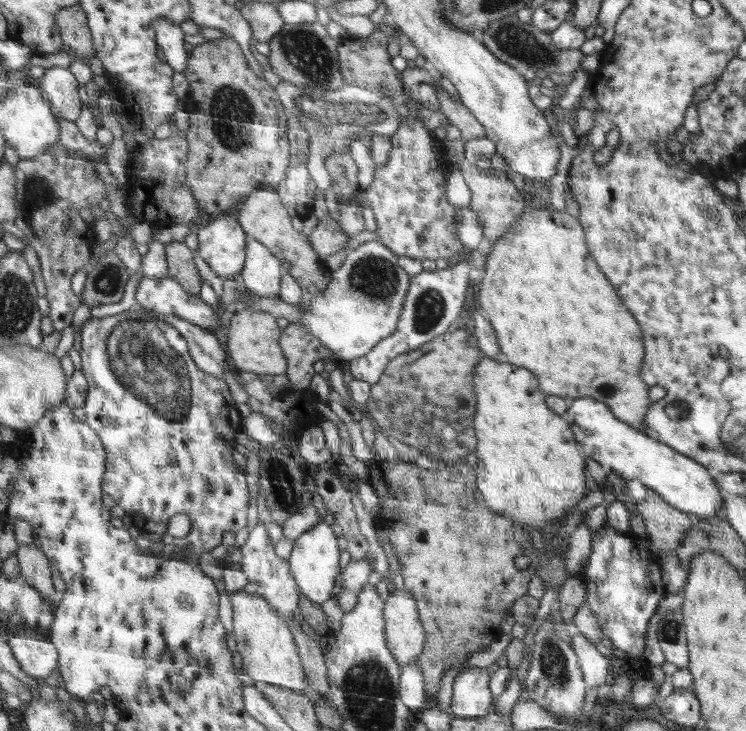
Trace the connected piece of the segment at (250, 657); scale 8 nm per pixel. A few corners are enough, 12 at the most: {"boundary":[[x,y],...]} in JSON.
{"boundary":[[229,594],[242,670],[302,693],[291,628],[262,596]]}

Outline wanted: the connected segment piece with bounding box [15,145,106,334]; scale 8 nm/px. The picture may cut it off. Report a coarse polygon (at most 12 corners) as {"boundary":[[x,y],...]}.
{"boundary":[[62,145],[15,170],[15,224],[37,251],[61,334],[95,232],[78,210],[106,186]]}

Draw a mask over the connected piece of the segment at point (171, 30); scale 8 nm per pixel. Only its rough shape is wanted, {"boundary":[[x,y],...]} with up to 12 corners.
{"boundary":[[154,21],[166,65],[186,71],[188,46],[180,25]]}

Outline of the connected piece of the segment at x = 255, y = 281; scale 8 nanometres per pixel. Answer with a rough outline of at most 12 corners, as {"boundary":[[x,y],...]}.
{"boundary":[[249,238],[244,284],[278,298],[284,270],[261,241]]}

